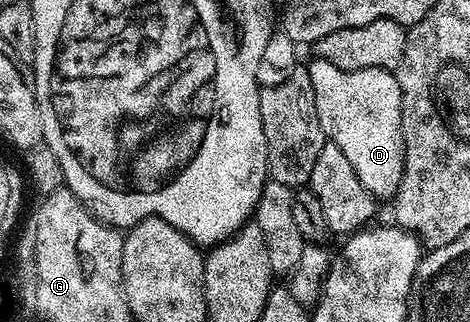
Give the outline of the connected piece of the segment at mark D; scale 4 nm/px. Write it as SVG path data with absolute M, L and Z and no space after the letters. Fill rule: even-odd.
M313 57L307 63L310 84L314 84L314 108L318 108L318 120L322 124L325 139L342 148L354 176L362 180L362 188L377 200L395 199L398 186L402 184L404 167L404 133L402 132L402 92L398 88L395 73L382 68L343 70L334 68L330 60Z

